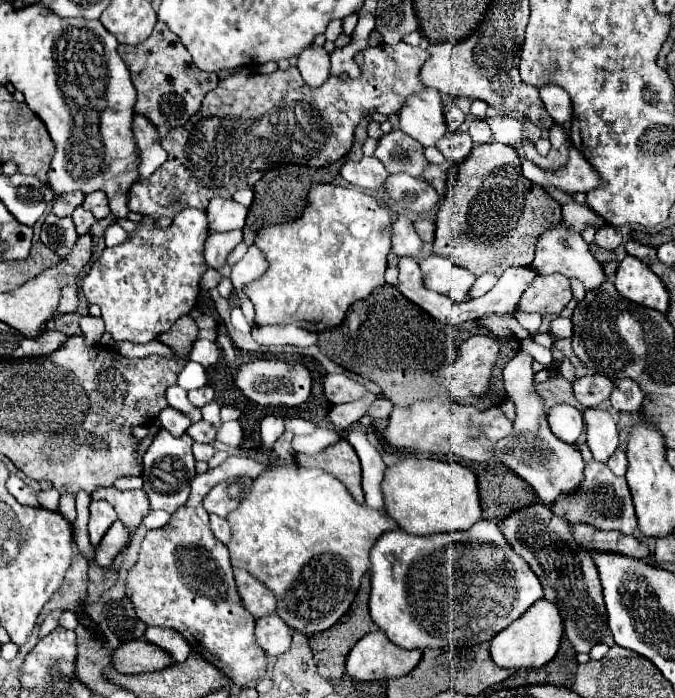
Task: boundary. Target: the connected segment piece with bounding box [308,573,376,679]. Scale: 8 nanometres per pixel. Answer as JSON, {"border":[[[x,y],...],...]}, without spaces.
{"border":[[[366,573],[362,577],[360,591],[356,595],[356,601],[348,609],[348,613],[332,629],[328,629],[324,633],[318,633],[318,635],[312,635],[308,639],[310,649],[314,653],[314,659],[316,659],[316,665],[318,665],[318,671],[324,679],[340,679],[344,675],[344,663],[346,663],[346,655],[350,653],[350,649],[356,645],[358,639],[362,639],[364,633],[370,633],[370,631],[376,629],[376,625],[374,625],[374,621],[370,619],[370,613],[368,613],[368,597],[370,597],[370,573]]]}

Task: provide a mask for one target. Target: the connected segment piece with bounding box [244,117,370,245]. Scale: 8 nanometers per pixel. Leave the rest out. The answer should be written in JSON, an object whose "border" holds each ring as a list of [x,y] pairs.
{"border":[[[364,117],[358,125],[356,125],[356,131],[354,131],[354,145],[352,145],[352,151],[340,159],[338,163],[334,165],[328,165],[328,167],[320,167],[320,169],[314,169],[314,167],[298,167],[298,165],[286,165],[286,167],[276,167],[276,169],[270,169],[268,173],[264,173],[264,177],[254,185],[254,201],[252,201],[252,207],[248,211],[248,217],[246,217],[246,225],[244,225],[244,243],[246,245],[252,245],[258,231],[264,227],[264,225],[282,225],[282,223],[288,223],[288,221],[294,221],[302,215],[304,207],[308,205],[308,191],[314,183],[330,183],[340,167],[346,163],[346,161],[360,161],[362,159],[362,143],[368,139],[366,135],[366,127],[368,127],[368,121],[370,117]]]}

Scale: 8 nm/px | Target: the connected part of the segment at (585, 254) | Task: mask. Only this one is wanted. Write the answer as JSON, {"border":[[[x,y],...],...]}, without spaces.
{"border":[[[560,223],[558,227],[546,231],[538,245],[536,245],[536,257],[534,257],[534,263],[532,263],[532,269],[536,273],[542,273],[542,275],[550,275],[550,273],[562,273],[570,279],[578,279],[582,281],[584,289],[586,291],[592,291],[596,287],[600,287],[604,281],[606,281],[606,275],[604,275],[604,269],[602,269],[602,263],[598,263],[594,259],[594,255],[590,253],[590,247],[584,243],[582,235],[578,233],[570,233],[564,223]]]}

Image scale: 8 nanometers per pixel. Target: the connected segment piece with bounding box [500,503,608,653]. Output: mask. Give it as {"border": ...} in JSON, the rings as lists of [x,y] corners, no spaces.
{"border":[[[532,503],[528,507],[522,507],[520,511],[514,511],[512,515],[508,515],[508,519],[502,519],[500,529],[506,541],[512,545],[512,549],[538,575],[546,593],[544,597],[552,599],[558,605],[564,621],[566,637],[570,639],[574,649],[578,653],[590,653],[590,649],[596,643],[600,643],[600,639],[608,631],[602,587],[600,587],[598,571],[594,567],[592,553],[580,547],[576,539],[572,539],[570,523],[554,515],[552,509],[544,503]]]}

